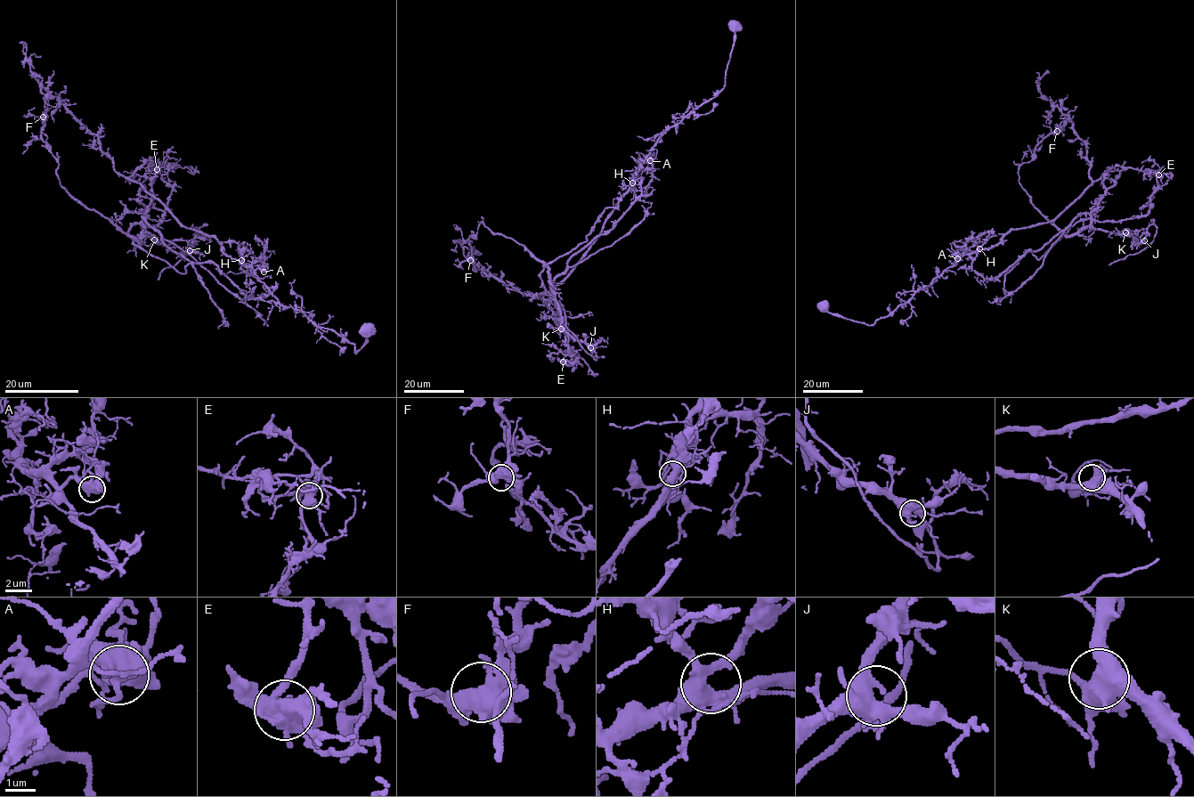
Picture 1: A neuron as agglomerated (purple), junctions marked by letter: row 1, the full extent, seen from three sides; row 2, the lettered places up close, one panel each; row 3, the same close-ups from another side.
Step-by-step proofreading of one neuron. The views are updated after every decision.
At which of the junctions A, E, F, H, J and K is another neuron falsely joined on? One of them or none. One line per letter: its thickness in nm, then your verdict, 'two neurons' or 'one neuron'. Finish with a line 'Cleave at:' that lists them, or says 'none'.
A: calibre 440 nm; one neuron
E: calibre 500 nm; two neurons
F: calibre 550 nm; one neuron
H: calibre 480 nm; one neuron
J: calibre 420 nm; one neuron
K: calibre 500 nm; one neuron
Cleave at: E

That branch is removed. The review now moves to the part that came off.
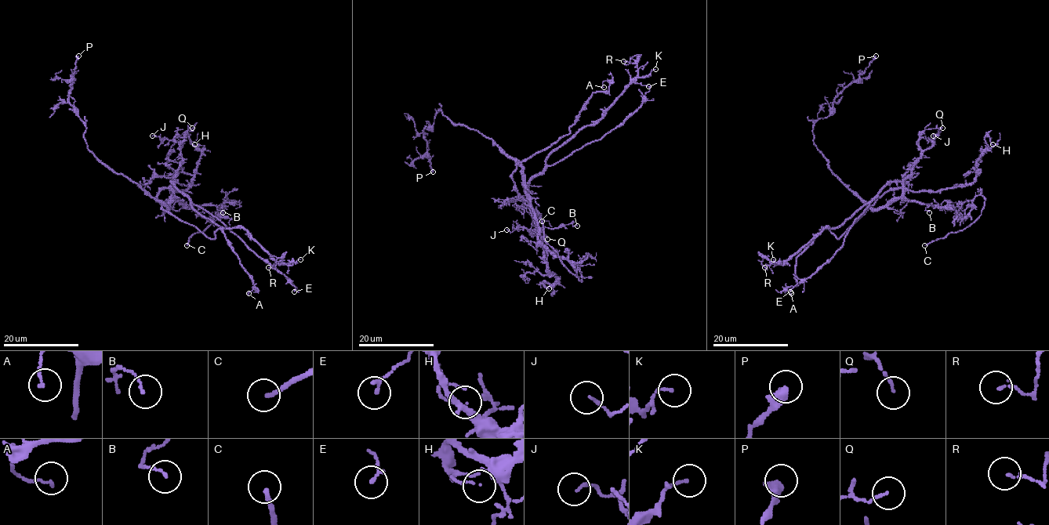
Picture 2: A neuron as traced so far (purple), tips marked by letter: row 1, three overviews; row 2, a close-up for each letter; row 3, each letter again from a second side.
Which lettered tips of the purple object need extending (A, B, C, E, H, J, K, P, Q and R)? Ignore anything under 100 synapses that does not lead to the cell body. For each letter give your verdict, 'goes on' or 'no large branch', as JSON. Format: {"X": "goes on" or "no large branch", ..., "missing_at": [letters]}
{"A": "no large branch", "B": "no large branch", "C": "goes on", "E": "no large branch", "H": "no large branch", "J": "no large branch", "K": "no large branch", "P": "no large branch", "Q": "no large branch", "R": "no large branch", "missing_at": ["C"]}

